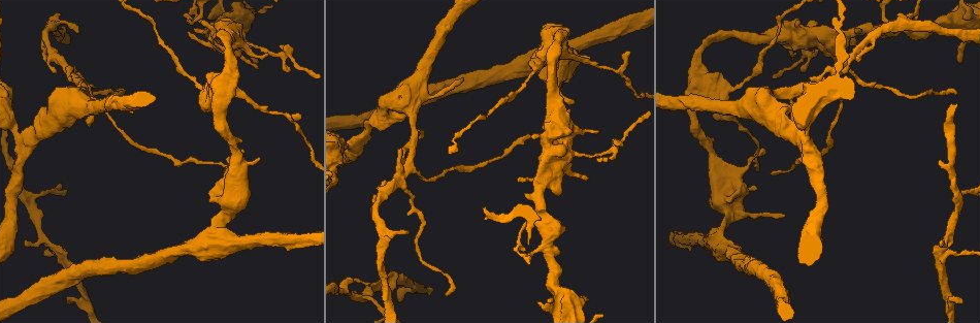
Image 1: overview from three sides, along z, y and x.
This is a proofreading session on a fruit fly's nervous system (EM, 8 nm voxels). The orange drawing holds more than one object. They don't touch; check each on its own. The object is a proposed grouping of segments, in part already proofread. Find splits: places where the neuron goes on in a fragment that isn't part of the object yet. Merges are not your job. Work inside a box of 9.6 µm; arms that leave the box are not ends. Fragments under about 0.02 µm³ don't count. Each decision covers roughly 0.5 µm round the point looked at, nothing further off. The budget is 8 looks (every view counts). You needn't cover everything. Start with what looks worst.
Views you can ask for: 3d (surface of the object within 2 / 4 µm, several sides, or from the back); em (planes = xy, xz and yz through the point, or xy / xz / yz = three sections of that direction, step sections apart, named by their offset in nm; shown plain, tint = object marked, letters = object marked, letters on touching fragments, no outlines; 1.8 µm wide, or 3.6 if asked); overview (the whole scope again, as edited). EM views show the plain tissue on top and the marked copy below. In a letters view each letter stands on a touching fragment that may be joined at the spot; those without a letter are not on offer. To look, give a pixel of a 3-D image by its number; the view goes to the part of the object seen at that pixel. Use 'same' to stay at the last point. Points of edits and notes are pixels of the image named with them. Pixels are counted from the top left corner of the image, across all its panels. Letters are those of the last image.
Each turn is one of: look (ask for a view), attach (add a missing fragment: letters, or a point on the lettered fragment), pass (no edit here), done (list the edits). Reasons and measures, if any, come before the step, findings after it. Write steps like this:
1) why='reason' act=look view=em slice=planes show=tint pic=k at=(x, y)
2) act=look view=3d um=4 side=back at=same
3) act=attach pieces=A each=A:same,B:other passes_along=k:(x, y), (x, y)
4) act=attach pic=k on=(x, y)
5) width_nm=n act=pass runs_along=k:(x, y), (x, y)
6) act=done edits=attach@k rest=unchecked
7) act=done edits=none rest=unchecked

why='free end' act=look view=3d um=2 pic=1 at=(962, 303)

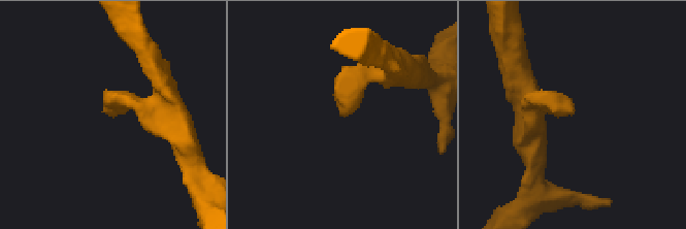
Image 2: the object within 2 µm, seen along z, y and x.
act=look view=em slice=planes show=tint pic=2 at=(572, 113)

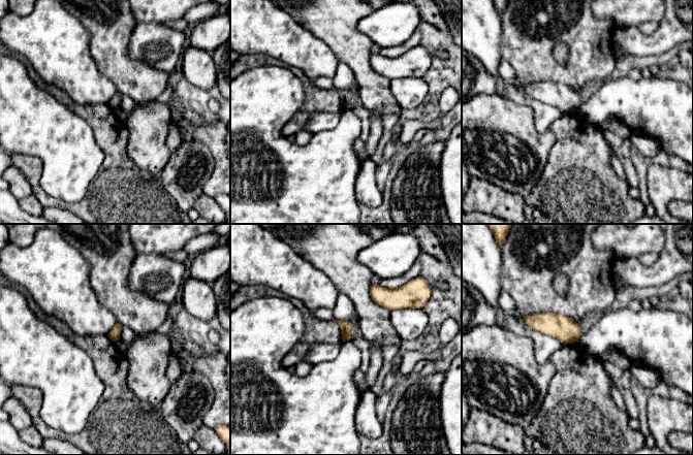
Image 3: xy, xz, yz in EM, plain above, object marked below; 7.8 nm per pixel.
why='what lies round it' act=look view=em slice=planes show=letters at=same

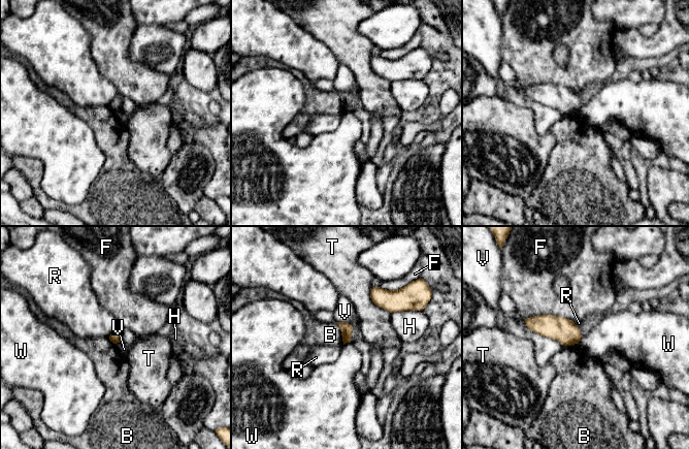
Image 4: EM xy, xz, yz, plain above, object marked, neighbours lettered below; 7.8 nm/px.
longest_contact=V:400nm act=pass each=B:other,F:other,H:other,R:other,T:other,V:other,W:other border=4:(351, 342), (347, 342), (343, 345) found='none of them fits'

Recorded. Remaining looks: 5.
why='branch stops here' act=look view=3d um=4 side=back pic=1 at=(943, 164)

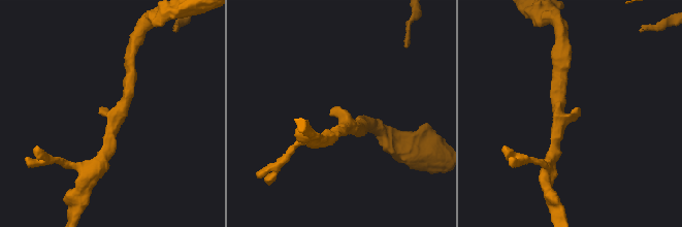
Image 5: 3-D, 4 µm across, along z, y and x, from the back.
why='shape alone is not enough' act=look view=em slice=yz step=4 show=tint pic=5 at=(573, 112)

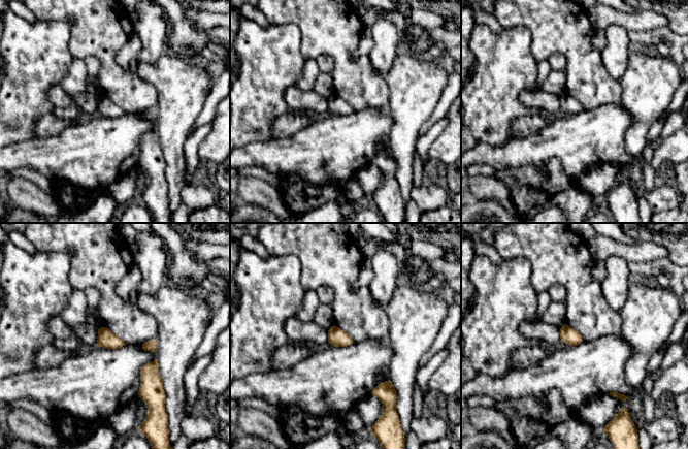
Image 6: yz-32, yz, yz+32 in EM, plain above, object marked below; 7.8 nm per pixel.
why='cut it another way' act=look view=em slice=planes show=letters at=same

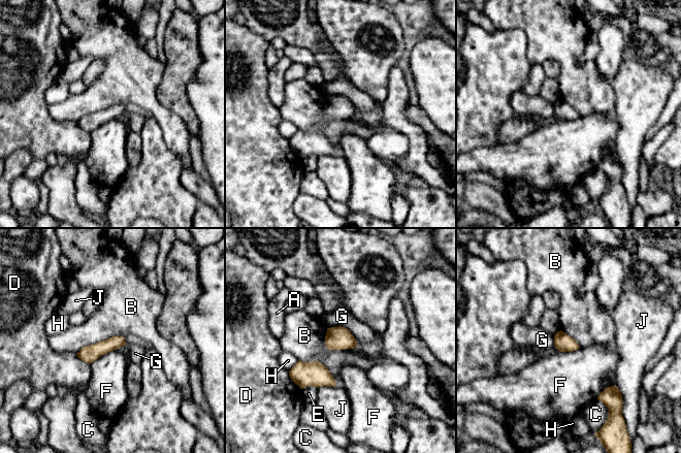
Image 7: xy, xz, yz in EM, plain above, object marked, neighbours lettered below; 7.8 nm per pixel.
arm_widths_nm=200,220 act=pass each=A:other,B:other,C:other,D:other,E:other,F:other,G:other,H:other,J:other found='no lettered fragment goes on from it'

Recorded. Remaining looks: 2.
why='an open end' act=look view=em slice=planes show=letters pic=1 at=(209, 18)

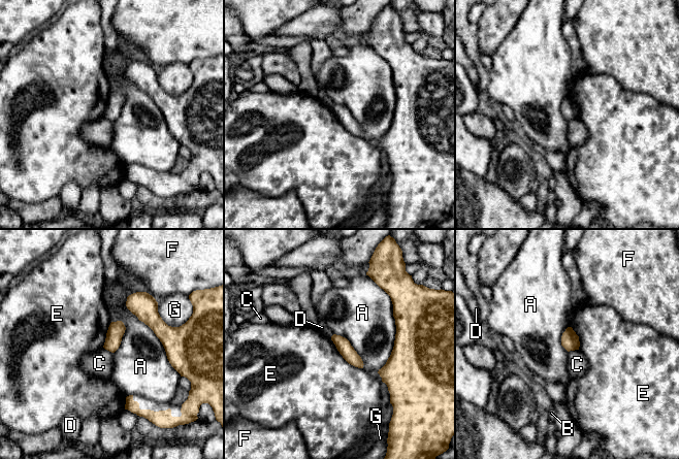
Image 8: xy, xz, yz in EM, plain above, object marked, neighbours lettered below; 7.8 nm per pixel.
act=pass each=A:other,B:other,C:other,D:other,E:other,F:other,G:other found='none of them fits'

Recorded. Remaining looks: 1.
act=done edits=none rest=unchecked

